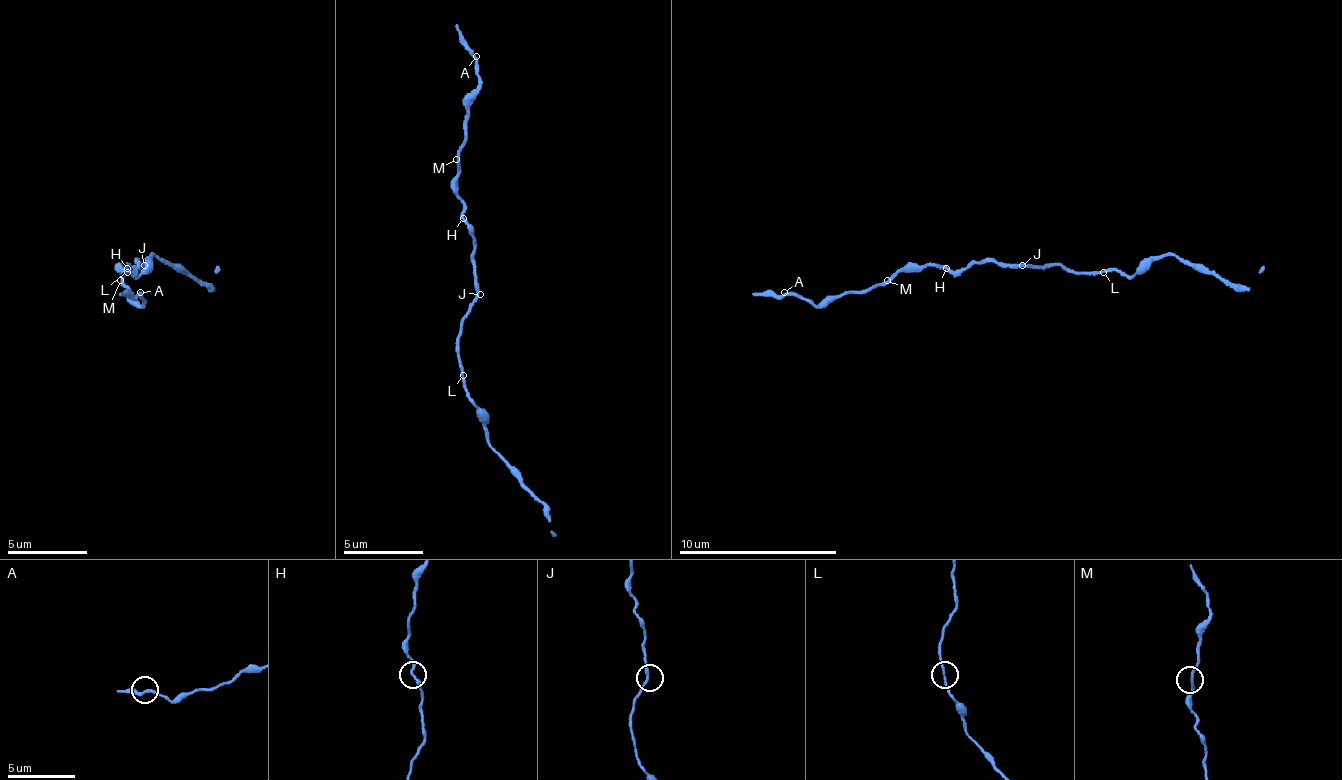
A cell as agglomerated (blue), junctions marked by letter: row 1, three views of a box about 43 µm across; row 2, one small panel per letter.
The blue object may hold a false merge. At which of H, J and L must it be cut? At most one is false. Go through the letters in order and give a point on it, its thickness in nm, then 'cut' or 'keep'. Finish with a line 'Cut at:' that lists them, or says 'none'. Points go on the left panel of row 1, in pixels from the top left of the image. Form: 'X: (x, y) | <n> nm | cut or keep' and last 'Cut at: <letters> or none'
H: (127, 268) | 240 nm | keep
J: (144, 265) | 220 nm | keep
L: (127, 272) | 180 nm | keep
Cut at: none

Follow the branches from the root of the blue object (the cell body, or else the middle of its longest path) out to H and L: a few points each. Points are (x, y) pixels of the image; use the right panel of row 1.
H: (1022, 265), (971, 261), (963, 269), (947, 269)
L: (1022, 265), (1066, 265), (1074, 273), (1102, 273)

